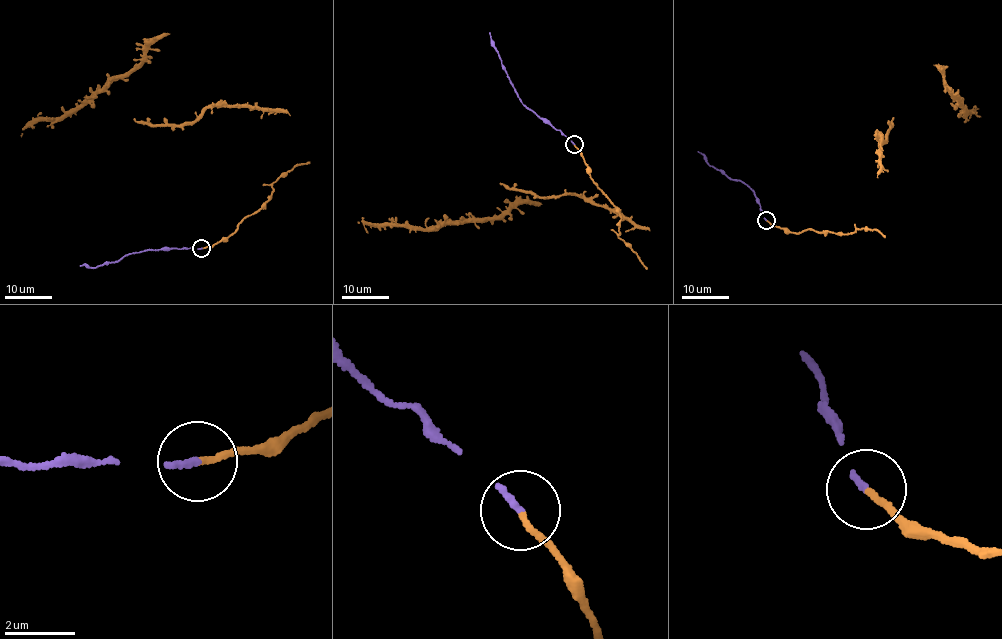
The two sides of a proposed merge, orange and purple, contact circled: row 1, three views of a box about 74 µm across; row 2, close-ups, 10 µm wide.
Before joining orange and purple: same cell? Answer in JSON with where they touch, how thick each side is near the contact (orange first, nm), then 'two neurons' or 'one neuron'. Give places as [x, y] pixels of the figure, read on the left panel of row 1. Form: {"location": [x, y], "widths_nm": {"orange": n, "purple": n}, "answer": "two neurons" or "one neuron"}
{"location": [201, 248], "widths_nm": {"orange": 160, "purple": 160}, "answer": "one neuron"}

